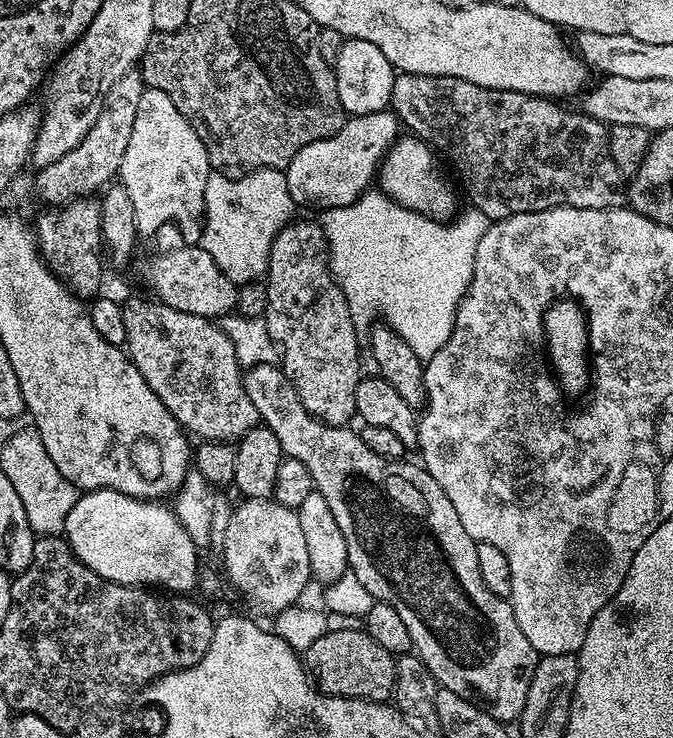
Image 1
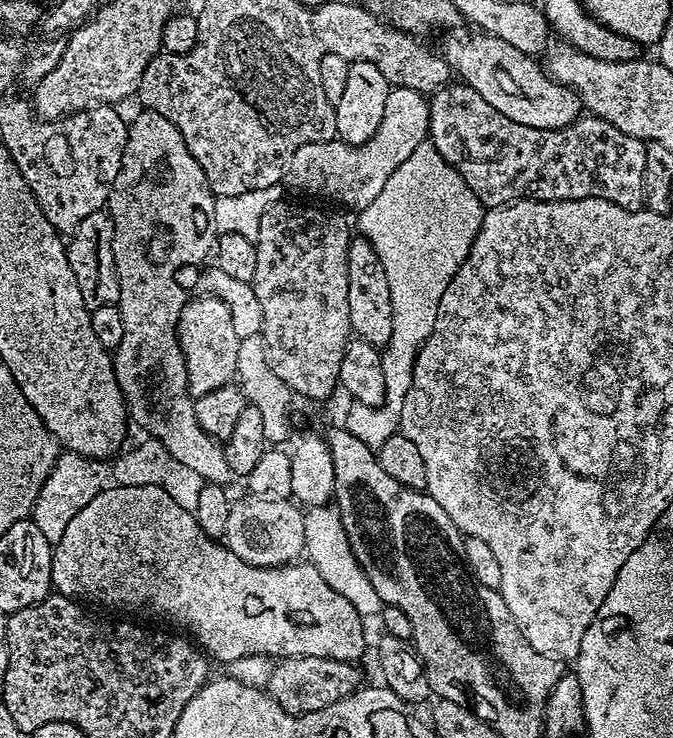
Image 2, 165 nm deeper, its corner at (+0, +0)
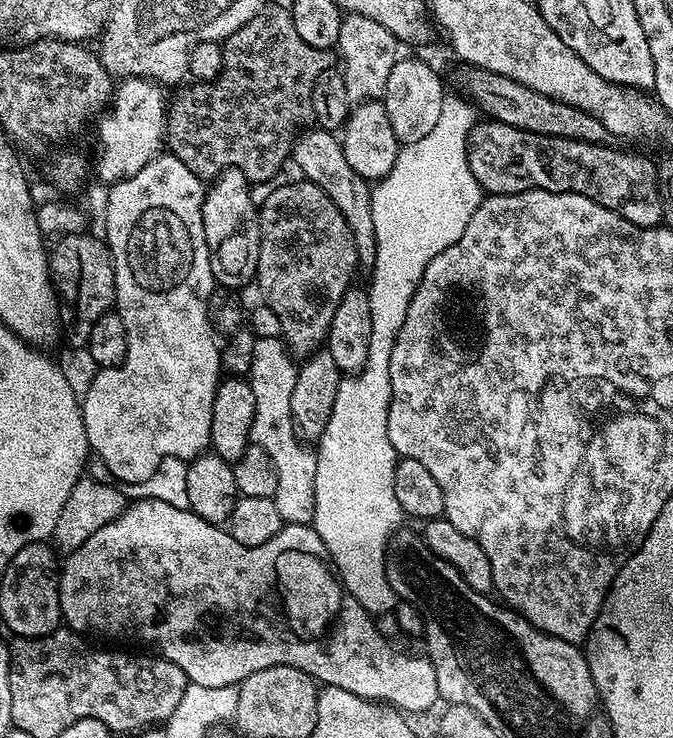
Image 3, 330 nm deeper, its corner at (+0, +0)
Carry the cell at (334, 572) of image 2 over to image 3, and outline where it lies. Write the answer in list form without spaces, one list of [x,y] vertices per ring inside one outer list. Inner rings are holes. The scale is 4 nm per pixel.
[[[452,94],[445,95],[442,102],[442,114],[438,117],[438,122],[435,126],[430,129],[430,134],[426,134],[426,138],[418,138],[418,142],[403,145],[398,158],[394,162],[394,166],[390,170],[390,174],[386,174],[384,179],[372,188],[372,217],[374,218],[374,234],[376,235],[376,260],[370,266],[372,281],[367,281],[366,284],[368,297],[370,298],[370,354],[366,354],[366,366],[361,372],[345,375],[341,379],[338,392],[335,395],[333,409],[330,410],[329,420],[324,423],[324,432],[318,439],[320,448],[317,447],[315,449],[315,518],[312,526],[316,529],[319,537],[322,538],[323,546],[328,552],[328,557],[337,574],[337,579],[347,590],[348,594],[358,601],[372,616],[391,612],[398,603],[396,592],[389,579],[386,578],[385,550],[388,548],[388,541],[391,540],[393,533],[401,527],[404,520],[401,506],[398,504],[394,491],[394,470],[396,469],[398,457],[388,437],[388,415],[390,414],[390,398],[392,397],[392,391],[390,390],[390,354],[394,350],[394,342],[398,338],[398,330],[402,330],[402,322],[406,322],[406,310],[410,306],[416,287],[420,285],[420,279],[426,270],[426,266],[430,266],[430,262],[435,256],[442,254],[442,250],[454,246],[454,242],[458,242],[458,238],[462,238],[466,226],[470,226],[470,218],[474,218],[474,210],[478,210],[480,205],[482,189],[474,178],[474,174],[470,170],[470,162],[468,161],[468,135],[472,133],[472,128],[477,122],[478,112],[471,100],[460,94],[454,94],[454,96]]]

